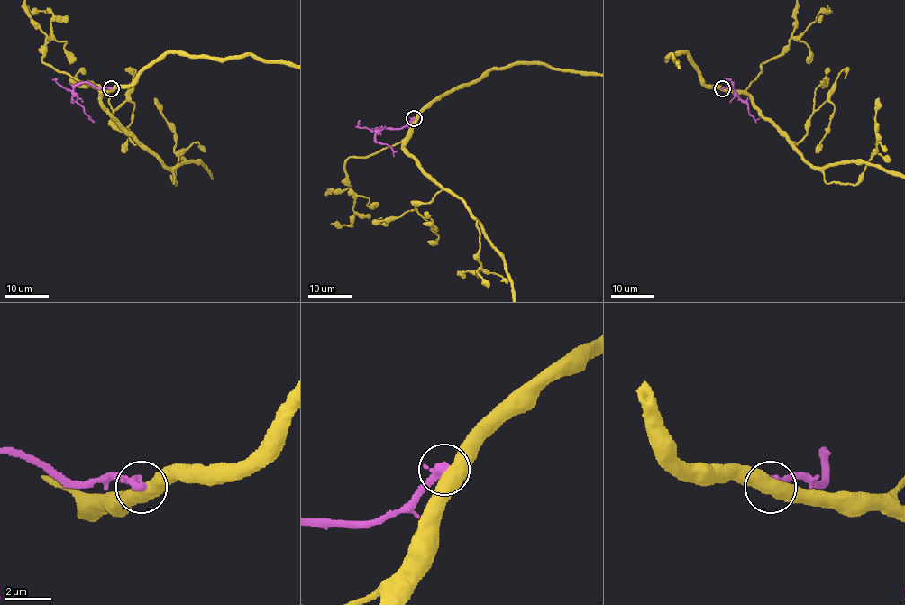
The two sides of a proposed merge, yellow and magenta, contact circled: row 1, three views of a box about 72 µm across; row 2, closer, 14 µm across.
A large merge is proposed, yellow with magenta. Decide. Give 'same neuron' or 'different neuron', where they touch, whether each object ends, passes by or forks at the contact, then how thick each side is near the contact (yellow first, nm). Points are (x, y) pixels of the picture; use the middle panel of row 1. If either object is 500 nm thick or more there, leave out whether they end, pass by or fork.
different neuron | (414, 118) | 550/400 nm

